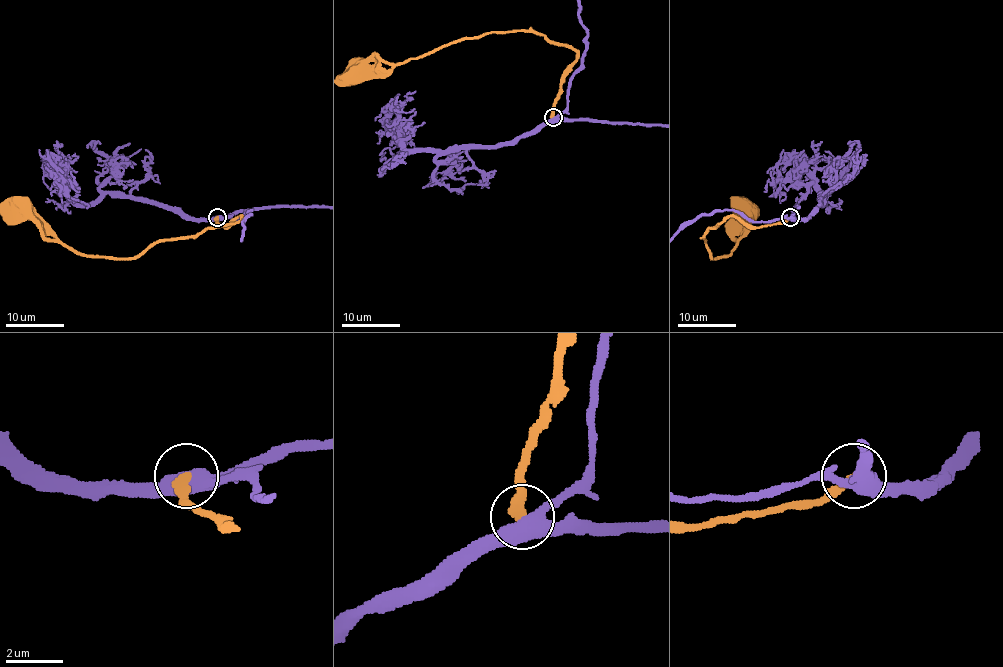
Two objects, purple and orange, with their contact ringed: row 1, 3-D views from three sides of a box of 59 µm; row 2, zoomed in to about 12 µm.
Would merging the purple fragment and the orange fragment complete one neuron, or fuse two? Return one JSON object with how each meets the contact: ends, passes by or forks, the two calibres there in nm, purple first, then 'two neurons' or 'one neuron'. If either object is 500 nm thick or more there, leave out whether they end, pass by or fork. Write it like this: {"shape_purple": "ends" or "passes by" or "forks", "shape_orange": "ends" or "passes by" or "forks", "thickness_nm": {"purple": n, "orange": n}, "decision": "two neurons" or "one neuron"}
{"shape_purple": "forks", "shape_orange": "ends", "thickness_nm": {"purple": 440, "orange": 320}, "decision": "two neurons"}

